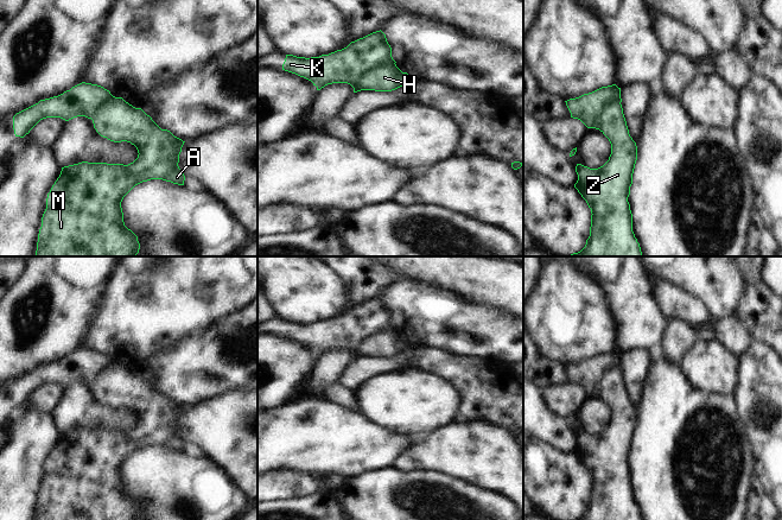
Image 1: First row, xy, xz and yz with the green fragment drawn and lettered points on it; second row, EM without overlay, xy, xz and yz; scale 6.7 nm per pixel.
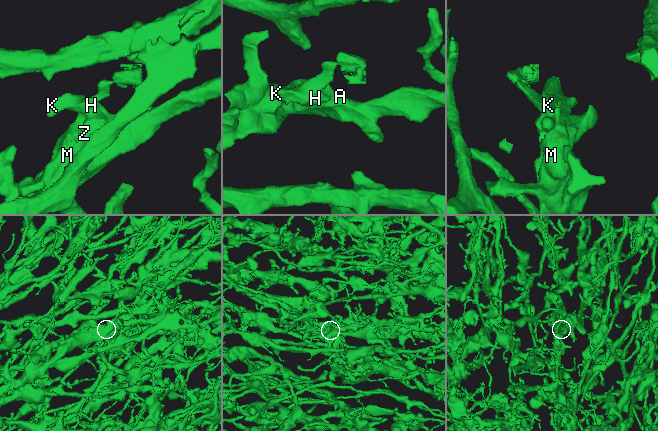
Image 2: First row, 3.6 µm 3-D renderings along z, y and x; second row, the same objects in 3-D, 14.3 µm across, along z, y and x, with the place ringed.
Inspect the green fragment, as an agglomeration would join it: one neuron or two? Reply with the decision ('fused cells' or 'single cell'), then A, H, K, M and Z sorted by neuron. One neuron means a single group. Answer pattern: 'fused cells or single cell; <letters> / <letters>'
fused cells; A H M Z / K

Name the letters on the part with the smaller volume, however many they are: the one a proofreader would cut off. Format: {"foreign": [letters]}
{"foreign": ["K"]}

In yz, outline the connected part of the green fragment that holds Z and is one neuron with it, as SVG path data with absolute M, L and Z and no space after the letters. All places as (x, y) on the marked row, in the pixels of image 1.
M612 102L593 123L611 144L609 160L598 169L577 164L578 180L574 188L591 209L590 236L585 247L570 256L643 256L640 243L632 232L632 214L628 197L632 184L632 173L637 160L637 146L629 134L623 108L619 102Z

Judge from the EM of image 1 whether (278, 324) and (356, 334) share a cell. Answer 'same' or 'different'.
same

